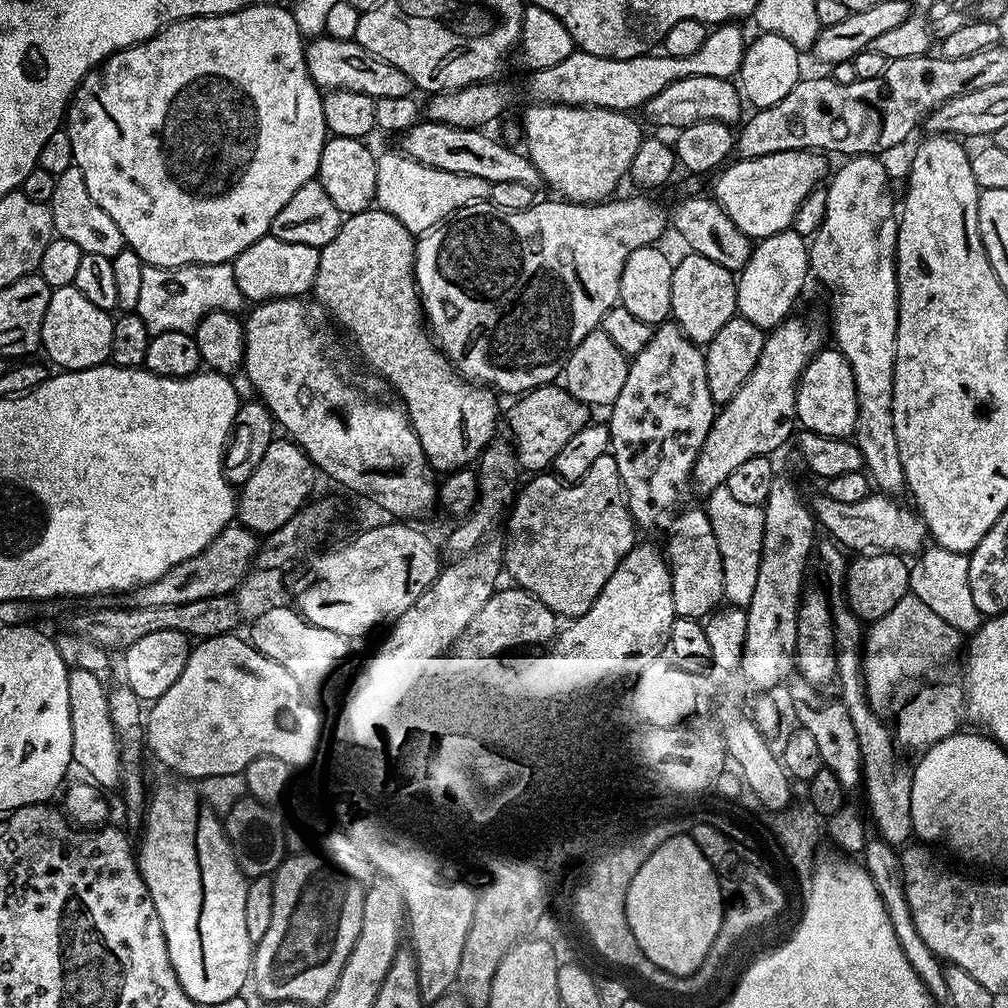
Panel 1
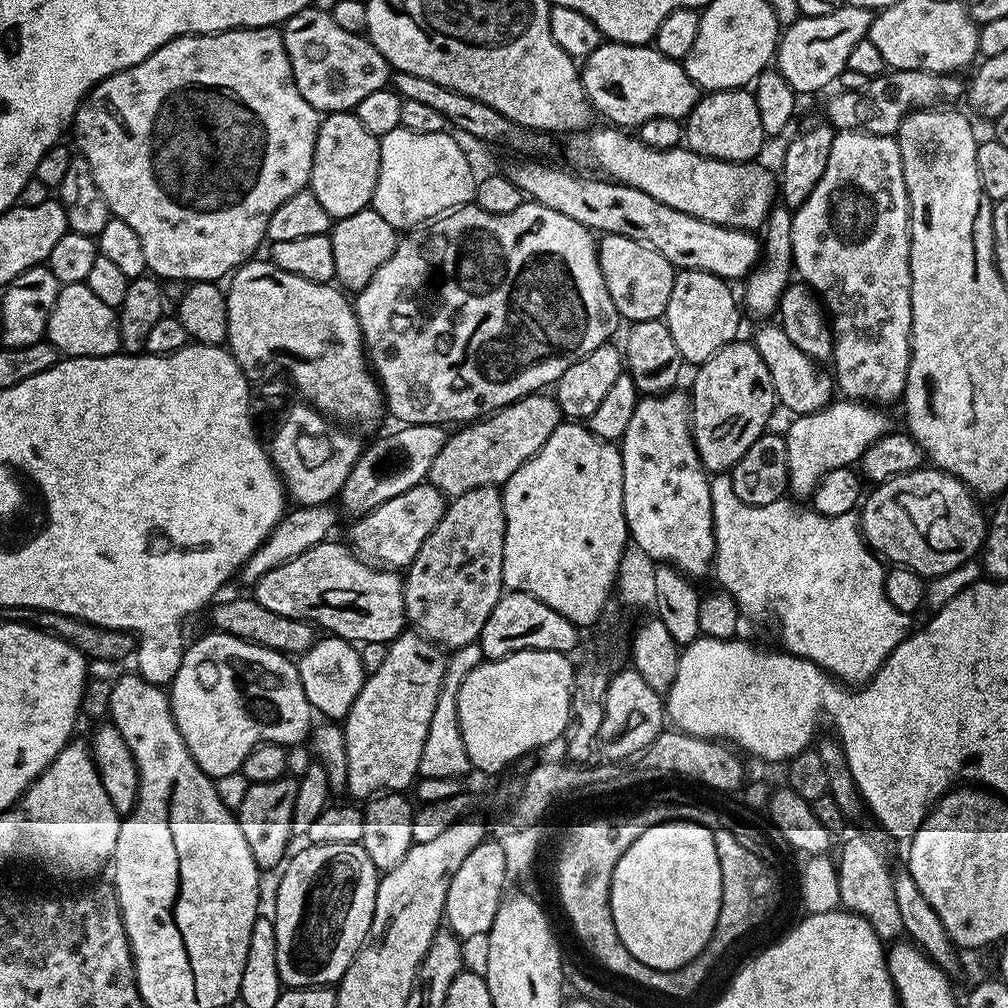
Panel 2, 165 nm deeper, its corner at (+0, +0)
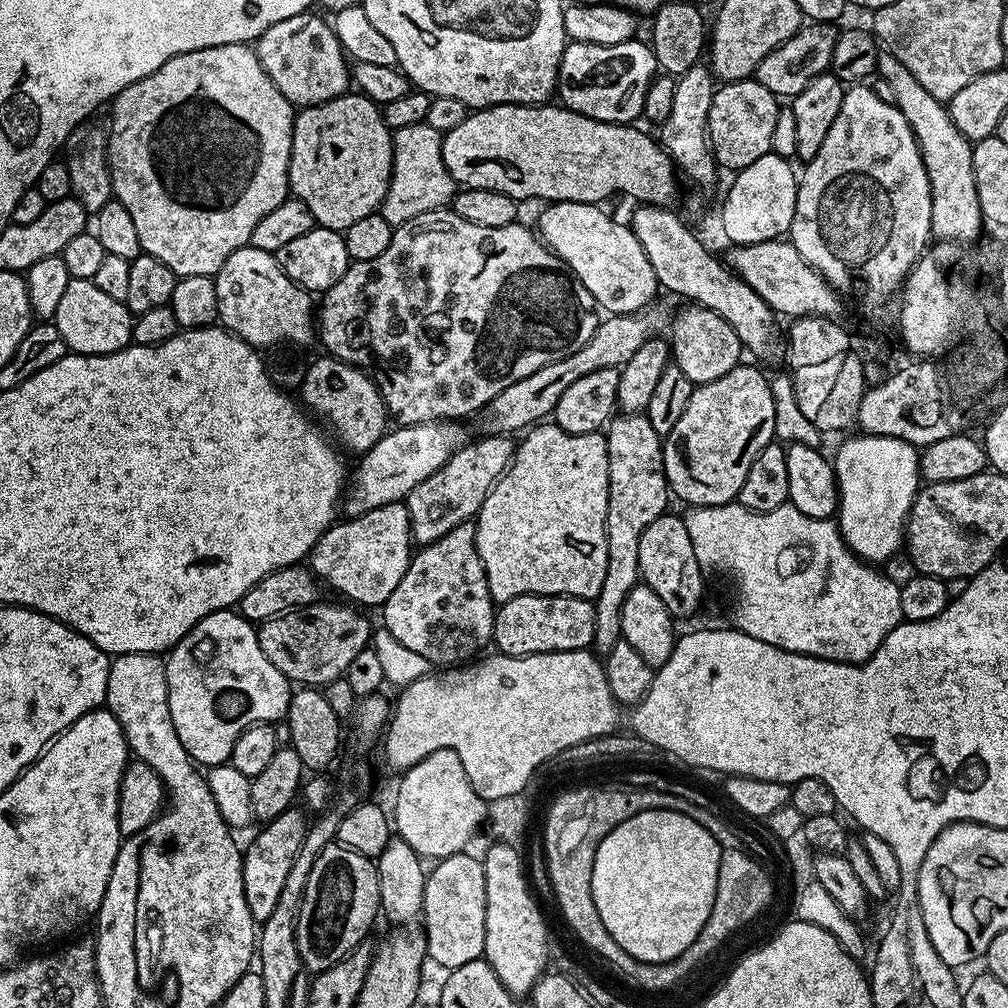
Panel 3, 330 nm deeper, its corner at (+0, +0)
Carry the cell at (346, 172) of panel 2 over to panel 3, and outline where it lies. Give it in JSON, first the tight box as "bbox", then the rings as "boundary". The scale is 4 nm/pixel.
{"bbox":[288,94,393,230],"boundary":[[[345,94],[321,104],[301,107],[292,122],[292,145],[288,186],[291,195],[306,202],[313,221],[322,228],[343,230],[358,218],[373,215],[381,207],[392,178],[393,133],[386,126],[383,111],[359,94]]]}

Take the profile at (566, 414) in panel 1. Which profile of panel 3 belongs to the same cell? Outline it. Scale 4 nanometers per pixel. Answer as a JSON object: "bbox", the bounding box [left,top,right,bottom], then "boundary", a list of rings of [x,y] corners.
{"bbox":[408,434,516,545],"boundary":[[[484,434],[481,440],[467,444],[457,448],[441,468],[434,470],[426,482],[418,482],[408,495],[408,517],[417,545],[434,542],[442,538],[442,534],[450,534],[454,526],[471,521],[516,454],[516,444],[508,434]]]}

